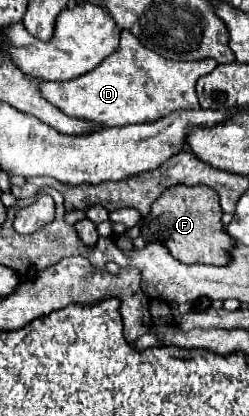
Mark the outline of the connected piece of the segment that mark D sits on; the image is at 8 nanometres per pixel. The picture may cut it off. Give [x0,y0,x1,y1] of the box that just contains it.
[41,30,217,126]

